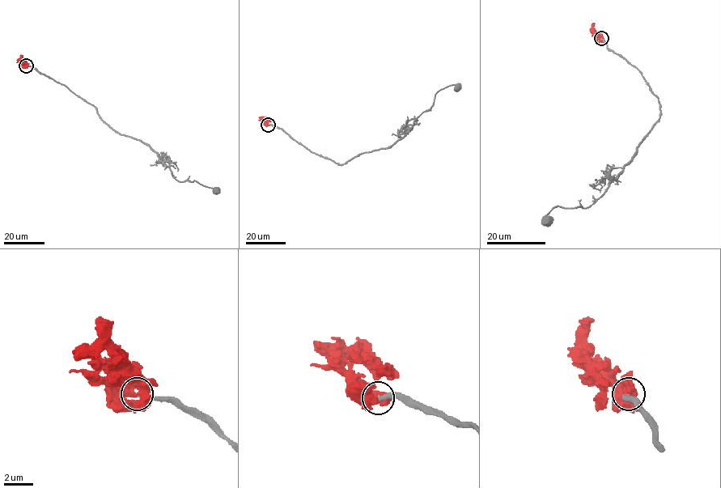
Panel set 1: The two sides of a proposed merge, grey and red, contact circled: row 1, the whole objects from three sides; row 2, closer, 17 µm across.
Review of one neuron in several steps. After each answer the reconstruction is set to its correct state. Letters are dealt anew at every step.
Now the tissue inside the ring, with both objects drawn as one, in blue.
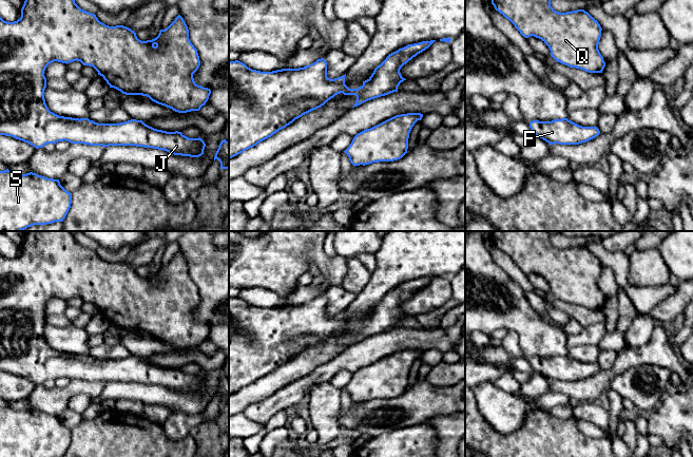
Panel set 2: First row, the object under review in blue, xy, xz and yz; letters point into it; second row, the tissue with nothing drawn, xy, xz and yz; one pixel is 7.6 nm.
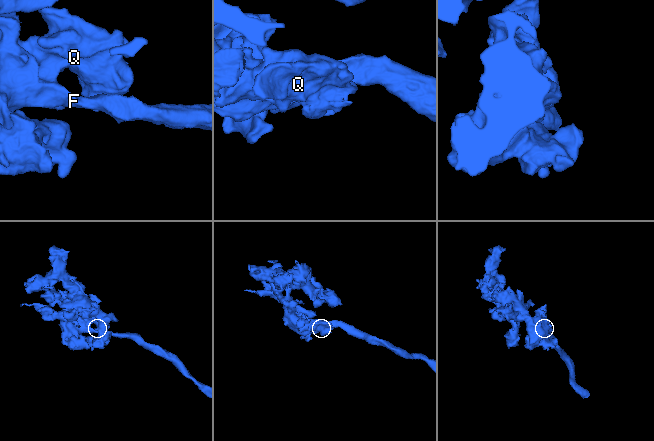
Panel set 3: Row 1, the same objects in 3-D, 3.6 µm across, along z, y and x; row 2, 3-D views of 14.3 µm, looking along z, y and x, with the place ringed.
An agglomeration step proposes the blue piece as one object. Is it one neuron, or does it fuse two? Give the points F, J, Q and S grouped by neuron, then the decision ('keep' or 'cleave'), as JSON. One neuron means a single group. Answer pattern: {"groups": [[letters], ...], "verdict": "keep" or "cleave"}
{"groups": [["F", "J", "Q", "S"]], "verdict": "keep"}

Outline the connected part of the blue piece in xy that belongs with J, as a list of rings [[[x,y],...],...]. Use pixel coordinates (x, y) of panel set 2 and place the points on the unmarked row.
[[[26,231],[21,245],[21,253],[14,259],[0,253],[0,372],[12,373],[31,382],[43,384],[47,380],[69,378],[90,382],[136,382],[167,387],[174,392],[199,394],[206,383],[201,375],[189,375],[181,368],[167,368],[154,365],[142,357],[131,356],[120,360],[98,360],[89,355],[59,353],[51,348],[45,340],[44,307],[54,299],[70,300],[80,298],[93,303],[110,324],[126,331],[142,331],[152,338],[178,349],[199,347],[209,336],[211,326],[195,320],[193,310],[200,302],[197,286],[189,275],[189,266],[184,254],[178,251],[156,274],[141,278],[136,269],[123,262],[109,263],[100,259],[95,250],[81,246],[70,231]]]

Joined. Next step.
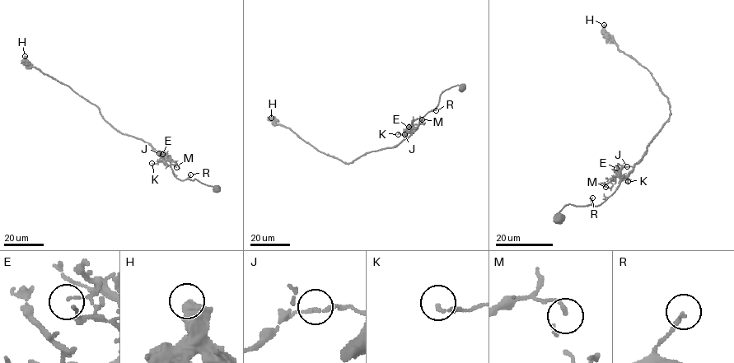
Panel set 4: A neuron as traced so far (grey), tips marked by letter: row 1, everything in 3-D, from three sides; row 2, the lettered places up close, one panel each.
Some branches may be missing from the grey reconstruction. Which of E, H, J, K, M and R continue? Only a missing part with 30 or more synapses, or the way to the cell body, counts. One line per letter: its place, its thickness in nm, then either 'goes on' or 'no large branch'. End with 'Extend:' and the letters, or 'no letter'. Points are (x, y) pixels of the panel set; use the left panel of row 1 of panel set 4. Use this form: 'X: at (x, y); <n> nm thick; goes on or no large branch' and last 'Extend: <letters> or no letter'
E: at (162, 154); 70 nm thick; no large branch
H: at (25, 56); 600 nm thick; no large branch
J: at (159, 153); 100 nm thick; no large branch
K: at (151, 163); 100 nm thick; no large branch
M: at (176, 167); 110 nm thick; no large branch
R: at (190, 174); 170 nm thick; no large branch
Extend: no letter

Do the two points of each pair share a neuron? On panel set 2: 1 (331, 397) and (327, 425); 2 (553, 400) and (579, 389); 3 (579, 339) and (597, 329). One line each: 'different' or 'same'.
1: same
2: different
3: same

